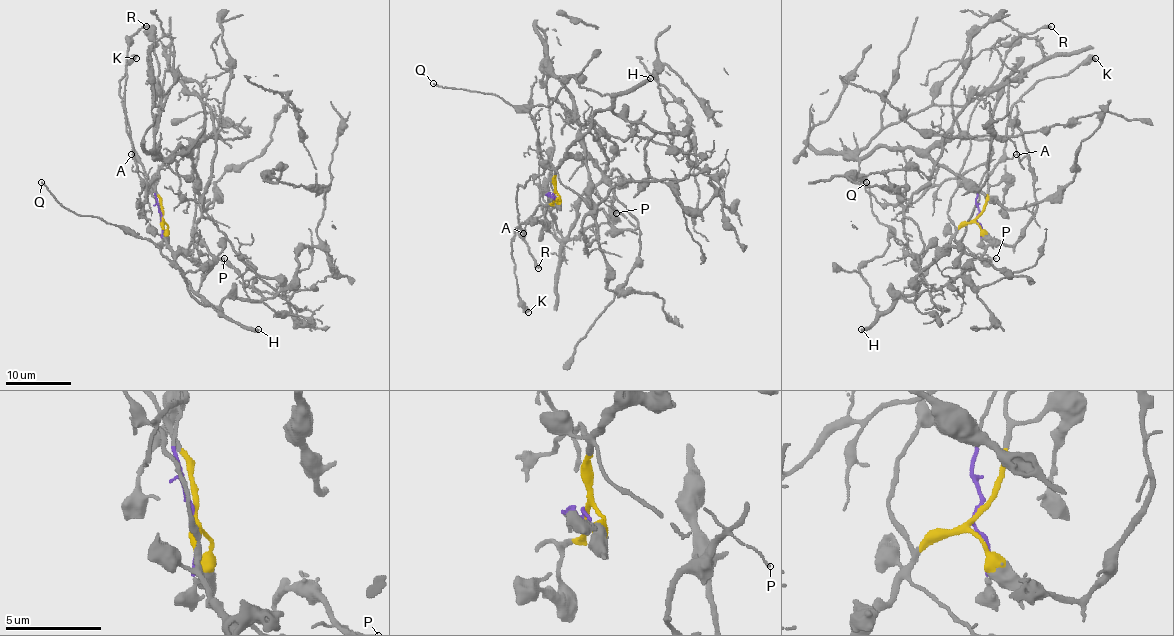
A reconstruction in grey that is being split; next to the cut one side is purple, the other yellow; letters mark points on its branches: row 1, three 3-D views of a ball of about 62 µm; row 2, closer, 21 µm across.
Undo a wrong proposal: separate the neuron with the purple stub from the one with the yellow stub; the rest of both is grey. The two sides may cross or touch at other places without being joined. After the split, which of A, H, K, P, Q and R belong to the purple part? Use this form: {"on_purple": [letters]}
{"on_purple": ["P"]}

